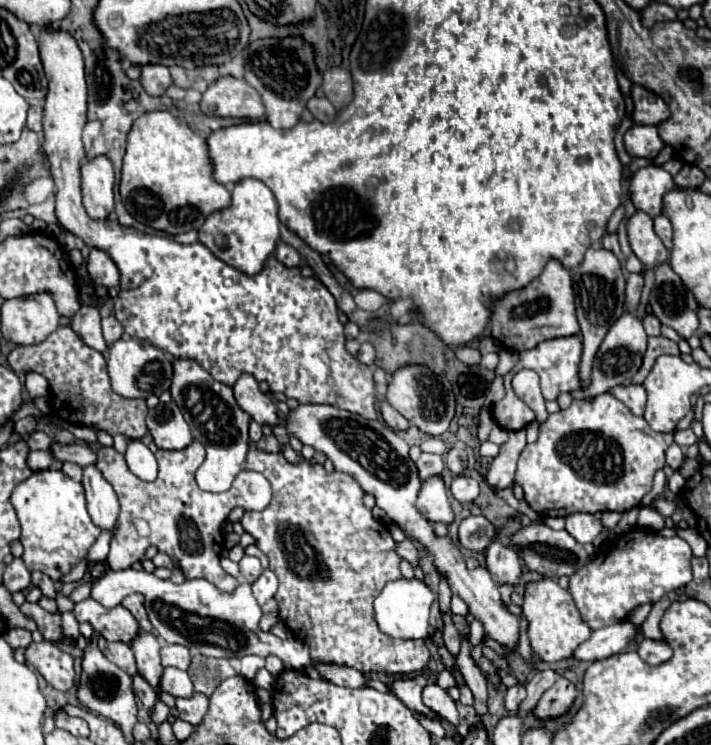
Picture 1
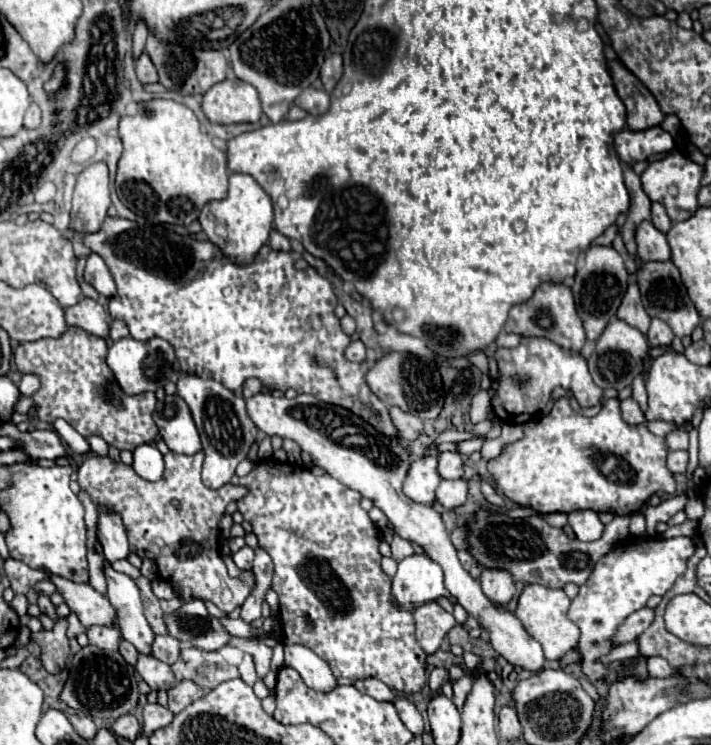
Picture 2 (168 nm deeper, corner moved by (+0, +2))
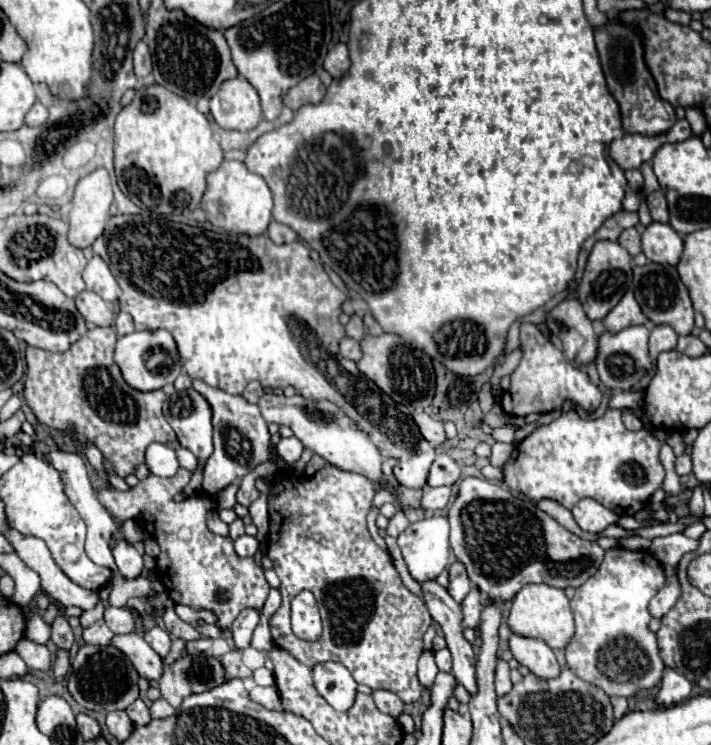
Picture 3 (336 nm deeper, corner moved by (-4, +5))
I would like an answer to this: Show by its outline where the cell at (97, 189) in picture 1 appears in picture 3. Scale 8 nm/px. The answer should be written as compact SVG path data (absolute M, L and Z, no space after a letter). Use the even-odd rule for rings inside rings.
M104 168L94 170L76 184L70 210L70 232L68 240L72 246L84 250L102 236L104 226L110 218L108 208L112 204L112 182Z

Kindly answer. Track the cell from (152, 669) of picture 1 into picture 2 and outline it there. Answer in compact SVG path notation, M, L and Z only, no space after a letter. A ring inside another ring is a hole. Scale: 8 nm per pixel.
M104 563L104 575L108 581L110 603L118 607L118 625L120 631L124 631L124 639L130 641L138 653L150 655L154 633L142 613L142 599L134 579L114 571L108 563Z

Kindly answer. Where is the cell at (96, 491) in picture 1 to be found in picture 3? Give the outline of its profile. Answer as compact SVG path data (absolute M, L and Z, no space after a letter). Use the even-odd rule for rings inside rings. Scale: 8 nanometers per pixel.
M118 540L116 548L114 548L114 560L124 578L134 580L142 574L142 556L126 540Z

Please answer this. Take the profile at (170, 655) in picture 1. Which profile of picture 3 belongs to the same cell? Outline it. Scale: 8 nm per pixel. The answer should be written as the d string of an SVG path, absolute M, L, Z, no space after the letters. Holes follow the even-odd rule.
M154 626L152 630L148 630L146 634L144 634L144 640L154 648L154 652L158 652L158 656L166 656L168 654L168 650L170 650L170 634L166 632L166 630L162 630L162 628L158 628L158 626Z

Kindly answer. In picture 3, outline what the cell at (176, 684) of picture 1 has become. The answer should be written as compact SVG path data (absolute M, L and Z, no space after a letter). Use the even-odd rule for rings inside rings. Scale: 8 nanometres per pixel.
M136 632L116 634L112 638L112 646L118 648L126 658L130 658L130 662L134 664L136 672L142 678L158 680L158 676L162 676L164 666L160 662L160 656L144 642L144 638L140 634L136 634Z

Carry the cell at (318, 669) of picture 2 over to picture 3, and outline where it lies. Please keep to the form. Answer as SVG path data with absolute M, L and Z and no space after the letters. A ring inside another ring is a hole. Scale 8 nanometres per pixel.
M326 662L318 664L312 670L314 674L314 686L318 694L338 712L346 712L352 708L356 694L358 694L358 682L352 678L352 674L338 662Z

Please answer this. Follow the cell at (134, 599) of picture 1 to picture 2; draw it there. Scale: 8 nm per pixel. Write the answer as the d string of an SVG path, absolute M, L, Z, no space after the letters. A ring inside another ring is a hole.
M138 579L138 587L140 587L140 597L142 597L142 605L144 605L144 615L152 627L152 631L156 635L166 635L166 625L164 625L164 611L160 607L160 601L154 597L152 589L150 589L150 581L148 579Z

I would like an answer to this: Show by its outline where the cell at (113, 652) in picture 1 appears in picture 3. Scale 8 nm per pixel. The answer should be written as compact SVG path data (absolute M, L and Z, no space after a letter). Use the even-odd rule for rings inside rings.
M98 620L98 622L94 622L92 626L88 626L88 628L82 630L82 638L84 638L86 644L108 646L110 640L112 640L112 636L114 636L114 634L112 634L110 628L104 624L104 620Z

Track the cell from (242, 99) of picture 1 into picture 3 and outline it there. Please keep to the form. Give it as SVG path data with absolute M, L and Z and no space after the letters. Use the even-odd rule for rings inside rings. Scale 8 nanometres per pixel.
M242 76L220 84L220 90L210 100L210 112L216 124L226 130L246 132L262 120L258 92Z

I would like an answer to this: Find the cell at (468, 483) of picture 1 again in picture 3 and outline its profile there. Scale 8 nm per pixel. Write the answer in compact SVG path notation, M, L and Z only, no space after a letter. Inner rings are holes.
M424 488L420 498L420 508L426 512L440 510L450 500L450 488Z

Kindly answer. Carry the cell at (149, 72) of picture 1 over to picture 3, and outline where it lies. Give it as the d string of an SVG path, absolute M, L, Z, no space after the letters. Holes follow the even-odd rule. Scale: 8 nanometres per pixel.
M138 42L136 50L134 50L134 74L138 78L144 78L152 72L152 56L150 50L146 46L146 42Z

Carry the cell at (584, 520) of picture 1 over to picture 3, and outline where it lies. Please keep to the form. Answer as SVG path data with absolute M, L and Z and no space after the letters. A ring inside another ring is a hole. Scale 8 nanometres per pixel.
M584 498L580 500L574 508L572 508L572 514L574 514L574 520L576 524L582 528L582 530L588 530L588 532L600 532L604 530L608 524L616 522L618 516L604 508L600 502L596 502L594 498Z

